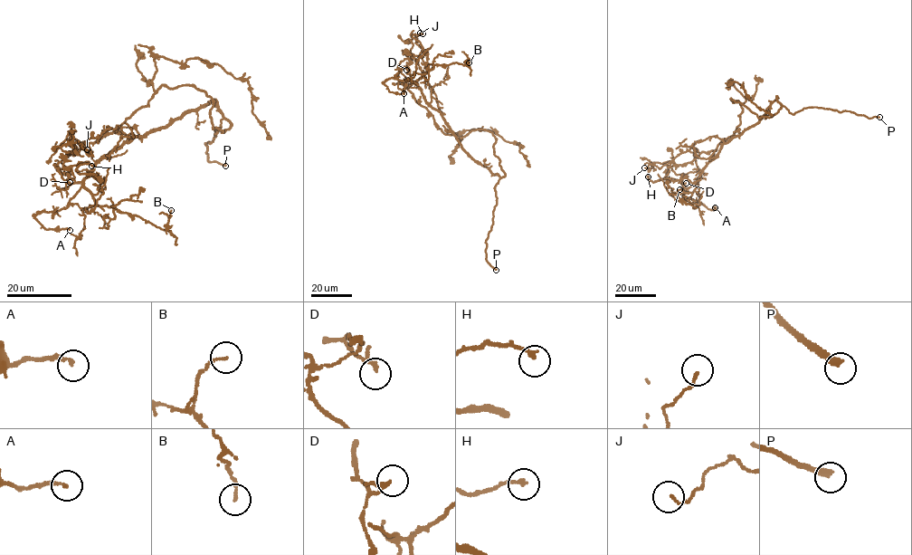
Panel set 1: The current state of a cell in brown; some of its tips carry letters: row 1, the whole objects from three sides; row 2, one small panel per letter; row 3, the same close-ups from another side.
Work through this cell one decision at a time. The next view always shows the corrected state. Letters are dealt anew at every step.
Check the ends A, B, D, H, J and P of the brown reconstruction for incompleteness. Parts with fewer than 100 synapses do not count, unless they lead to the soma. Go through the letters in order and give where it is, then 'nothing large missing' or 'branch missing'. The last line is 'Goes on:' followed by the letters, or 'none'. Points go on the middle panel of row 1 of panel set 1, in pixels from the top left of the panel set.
A: (403, 93) | nothing large missing
B: (469, 62) | nothing large missing
D: (406, 70) | nothing large missing
H: (422, 33) | nothing large missing
J: (420, 33) | nothing large missing
P: (496, 270) | branch missing
Goes on: P

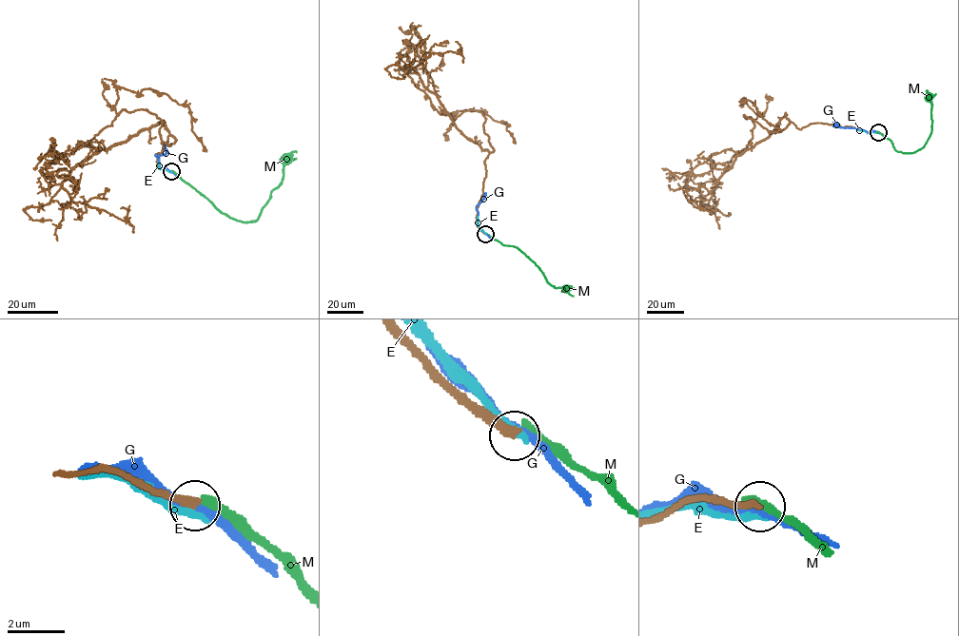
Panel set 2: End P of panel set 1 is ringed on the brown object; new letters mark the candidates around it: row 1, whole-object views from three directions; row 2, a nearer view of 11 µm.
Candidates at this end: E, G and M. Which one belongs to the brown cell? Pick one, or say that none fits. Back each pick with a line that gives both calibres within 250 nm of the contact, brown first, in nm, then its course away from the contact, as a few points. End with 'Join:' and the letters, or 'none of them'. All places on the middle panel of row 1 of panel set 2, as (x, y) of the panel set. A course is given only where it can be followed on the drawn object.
Join: none of them

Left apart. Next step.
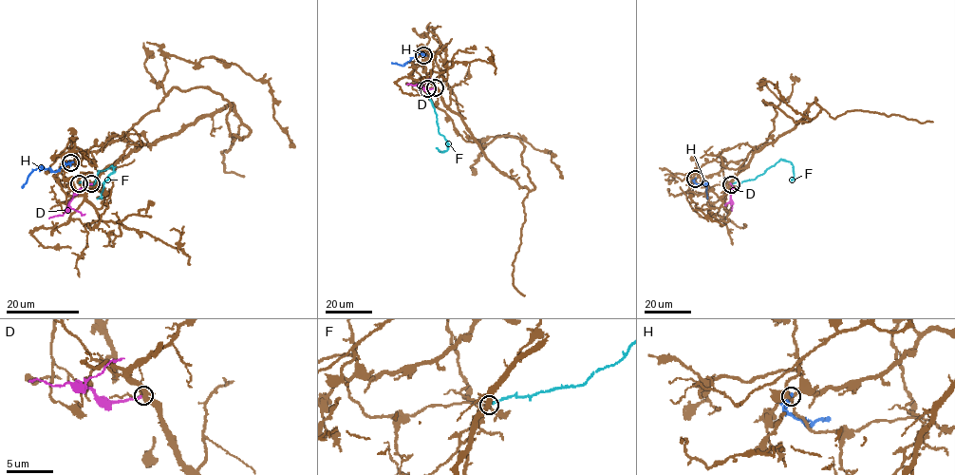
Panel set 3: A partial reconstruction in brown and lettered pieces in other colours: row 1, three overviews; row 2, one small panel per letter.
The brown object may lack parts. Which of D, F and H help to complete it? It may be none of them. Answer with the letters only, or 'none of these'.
none of these

